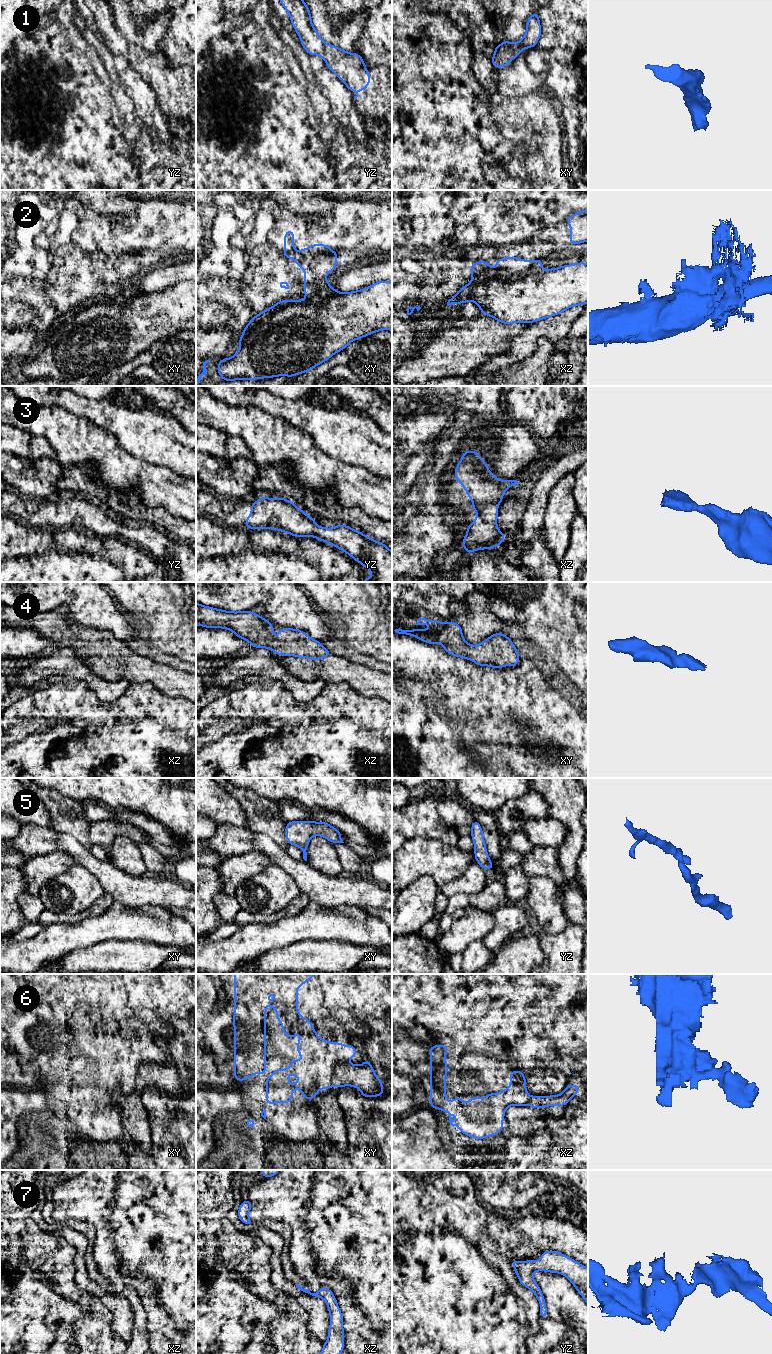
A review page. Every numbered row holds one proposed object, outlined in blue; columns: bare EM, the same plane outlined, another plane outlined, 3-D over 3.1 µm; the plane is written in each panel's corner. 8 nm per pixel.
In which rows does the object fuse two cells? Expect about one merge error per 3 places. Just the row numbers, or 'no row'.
2, 6

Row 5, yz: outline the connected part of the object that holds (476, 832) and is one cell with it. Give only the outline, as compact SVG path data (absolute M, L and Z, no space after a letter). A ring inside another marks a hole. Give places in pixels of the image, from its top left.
M474 820L471 824L471 828L471 836L474 842L475 861L478 862L484 870L495 869L486 851L486 844L484 842L483 831L480 823Z

